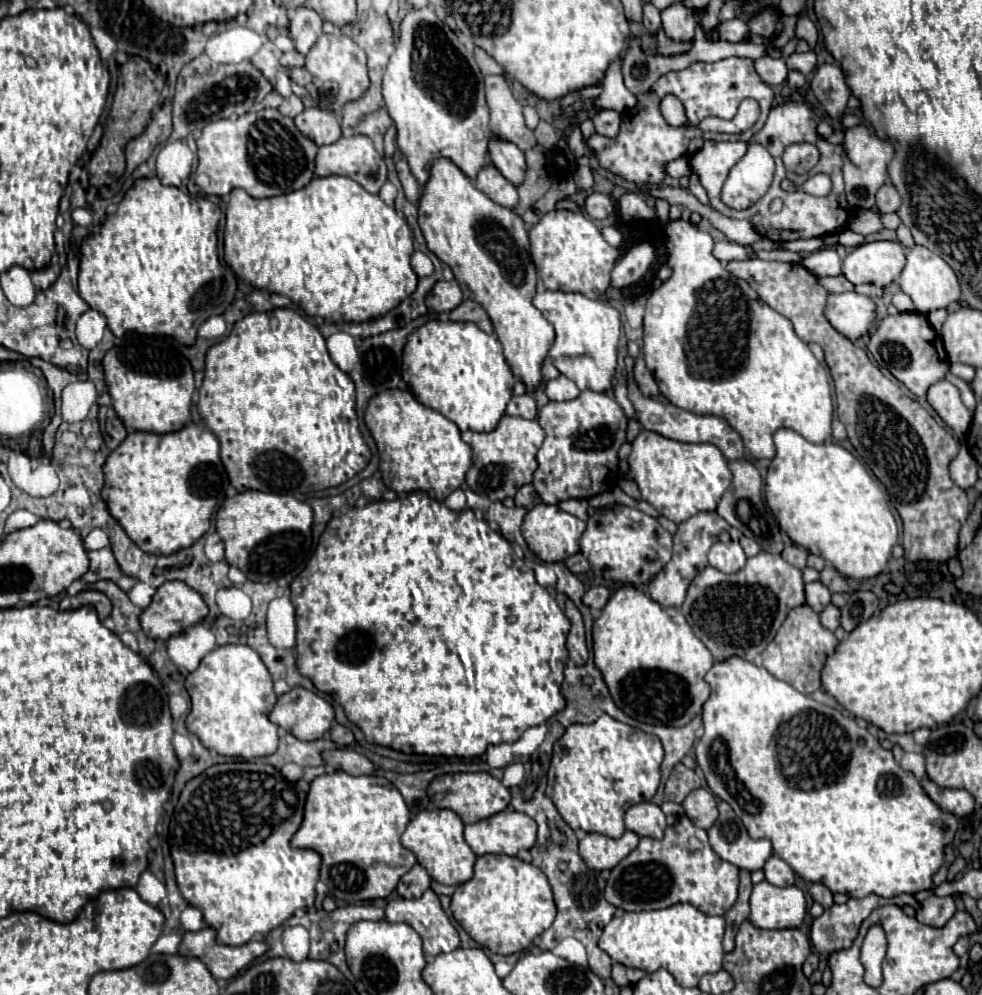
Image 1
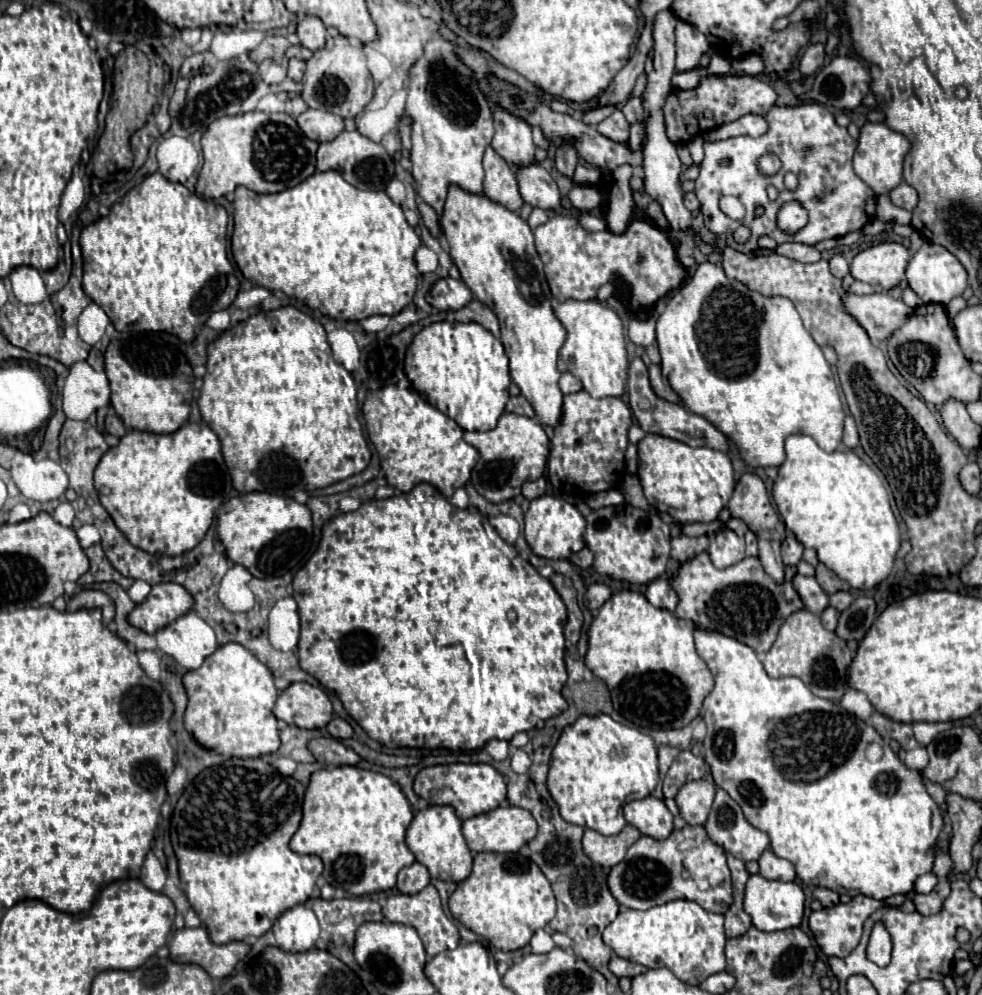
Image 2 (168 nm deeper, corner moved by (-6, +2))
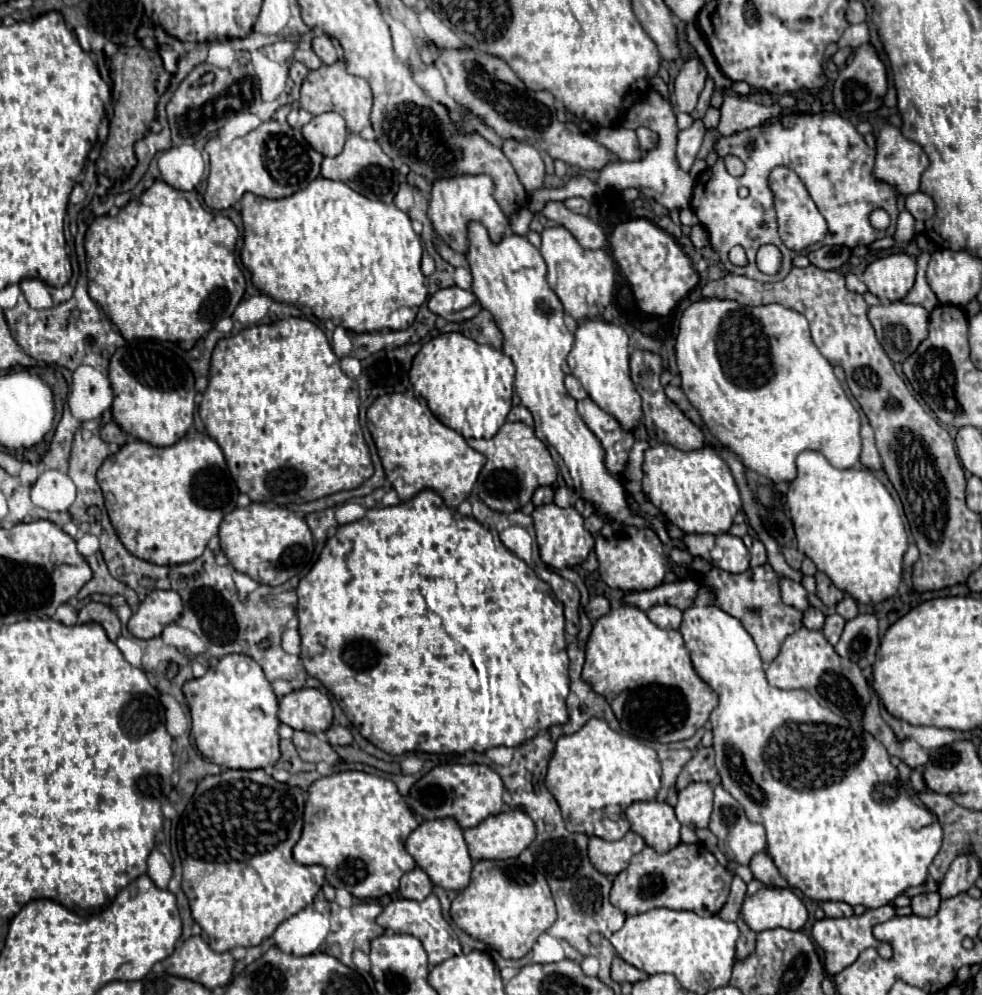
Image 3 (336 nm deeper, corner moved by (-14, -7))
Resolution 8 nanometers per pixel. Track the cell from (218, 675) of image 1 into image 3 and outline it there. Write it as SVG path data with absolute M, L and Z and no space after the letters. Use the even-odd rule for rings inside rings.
M224 655L204 677L184 685L184 697L192 715L191 740L205 759L228 769L264 769L280 759L278 697L252 657Z

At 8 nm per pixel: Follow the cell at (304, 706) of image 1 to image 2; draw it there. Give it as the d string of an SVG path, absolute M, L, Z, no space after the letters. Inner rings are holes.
M294 682L280 692L274 704L274 716L286 724L314 730L324 728L334 710L327 692L320 686L308 682Z

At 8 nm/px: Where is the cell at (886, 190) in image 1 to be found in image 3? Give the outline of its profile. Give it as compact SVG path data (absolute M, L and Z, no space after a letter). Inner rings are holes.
M918 191L918 193L912 193L912 195L906 197L906 209L912 213L914 219L922 219L924 221L924 219L932 217L934 201L926 193Z

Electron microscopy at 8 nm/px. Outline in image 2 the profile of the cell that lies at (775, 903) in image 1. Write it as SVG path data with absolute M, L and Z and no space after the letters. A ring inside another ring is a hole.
M754 874L746 882L744 894L744 910L752 918L752 924L764 932L784 930L792 926L800 926L804 916L804 892L796 882L778 882L766 880L760 874Z

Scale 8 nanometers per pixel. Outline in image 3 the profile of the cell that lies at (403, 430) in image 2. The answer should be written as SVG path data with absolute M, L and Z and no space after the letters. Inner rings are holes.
M412 390L378 397L368 407L366 419L386 477L396 489L400 501L412 499L422 489L436 491L450 509L456 509L468 499L486 457L468 447L464 437L446 427L426 405L416 399Z

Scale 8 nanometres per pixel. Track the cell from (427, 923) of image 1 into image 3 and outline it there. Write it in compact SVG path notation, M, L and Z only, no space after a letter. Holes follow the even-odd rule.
M430 893L424 901L408 901L408 899L396 899L390 905L384 907L382 915L378 917L378 923L384 929L392 929L394 933L410 933L416 939L422 941L426 953L428 953L428 961L430 965L438 965L454 955L462 953L458 935L454 933L454 929L450 927L450 923L442 917L442 909L440 909L440 901L434 893Z

